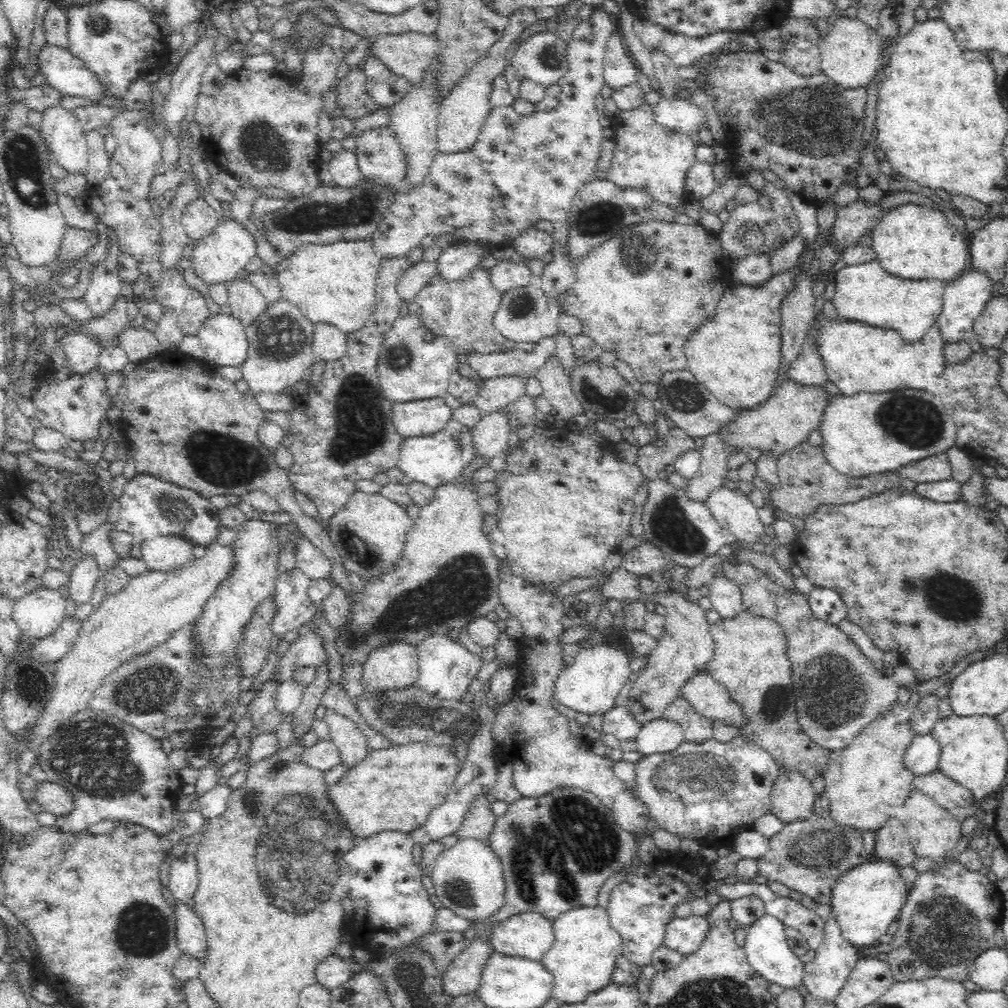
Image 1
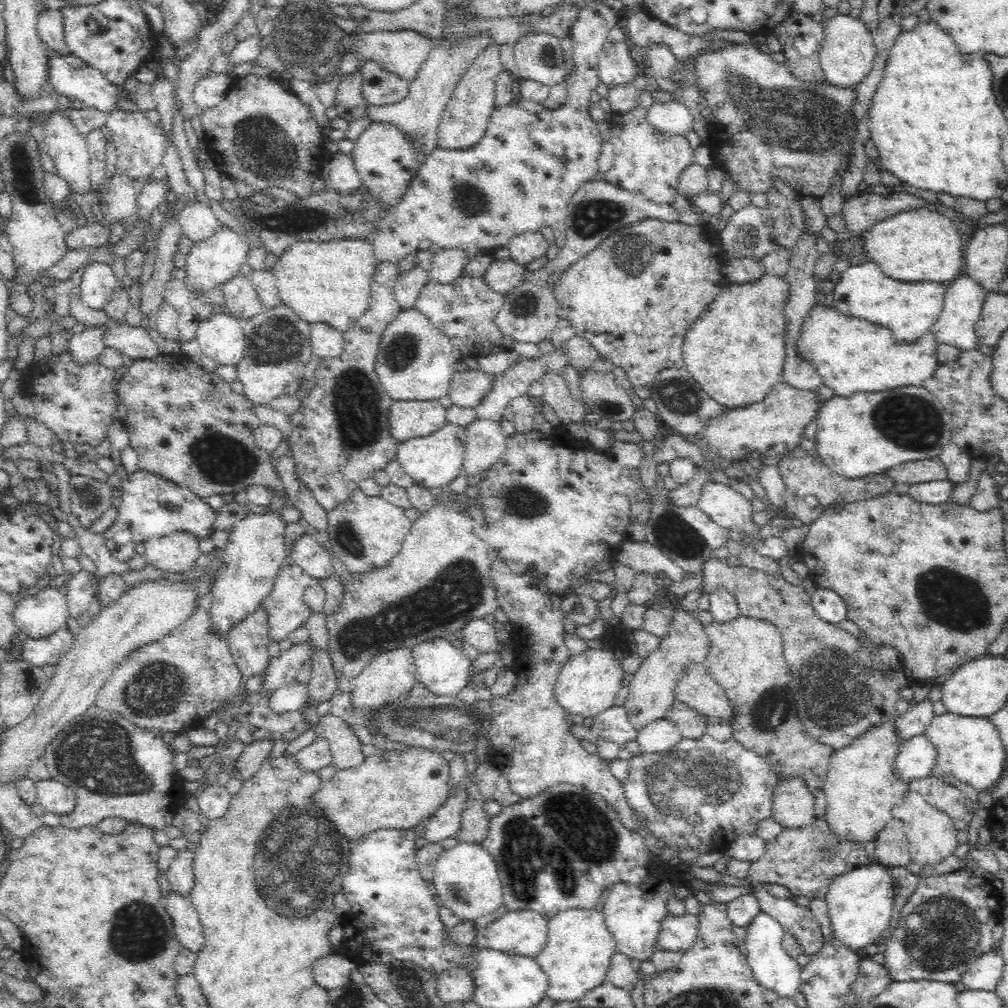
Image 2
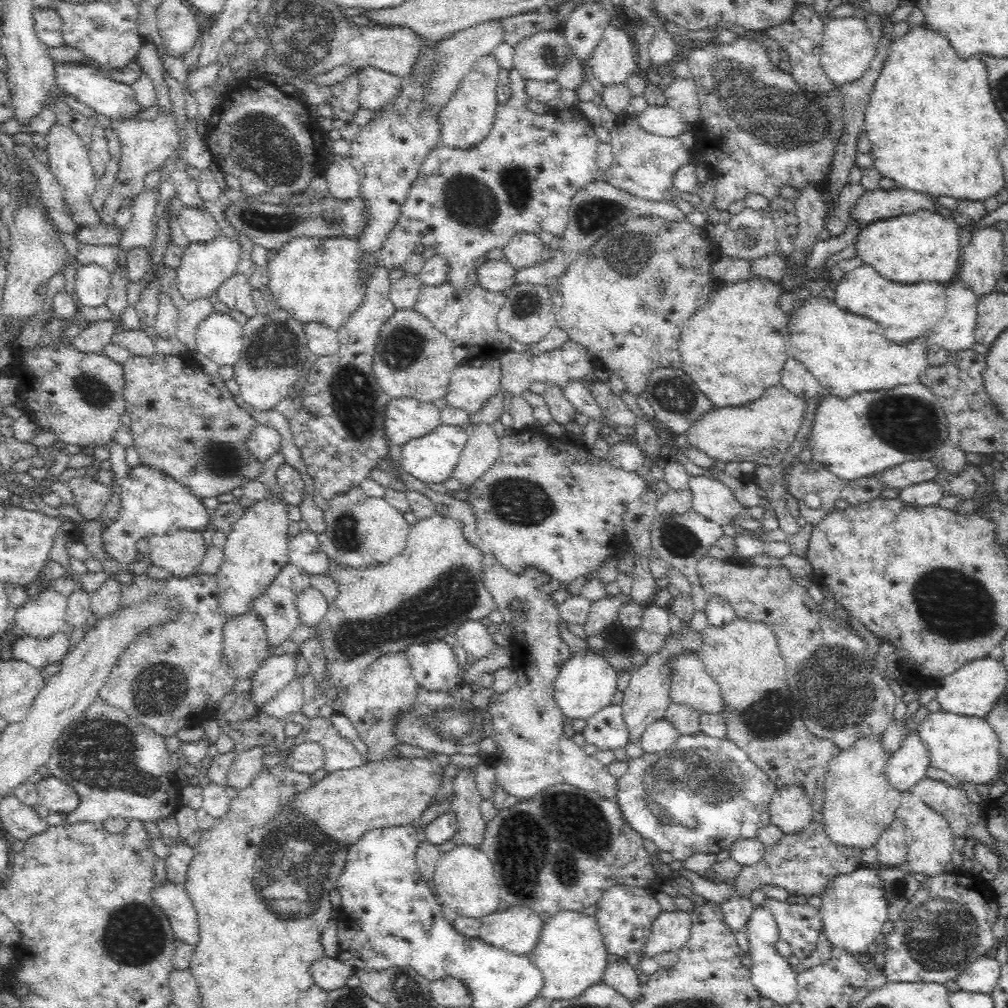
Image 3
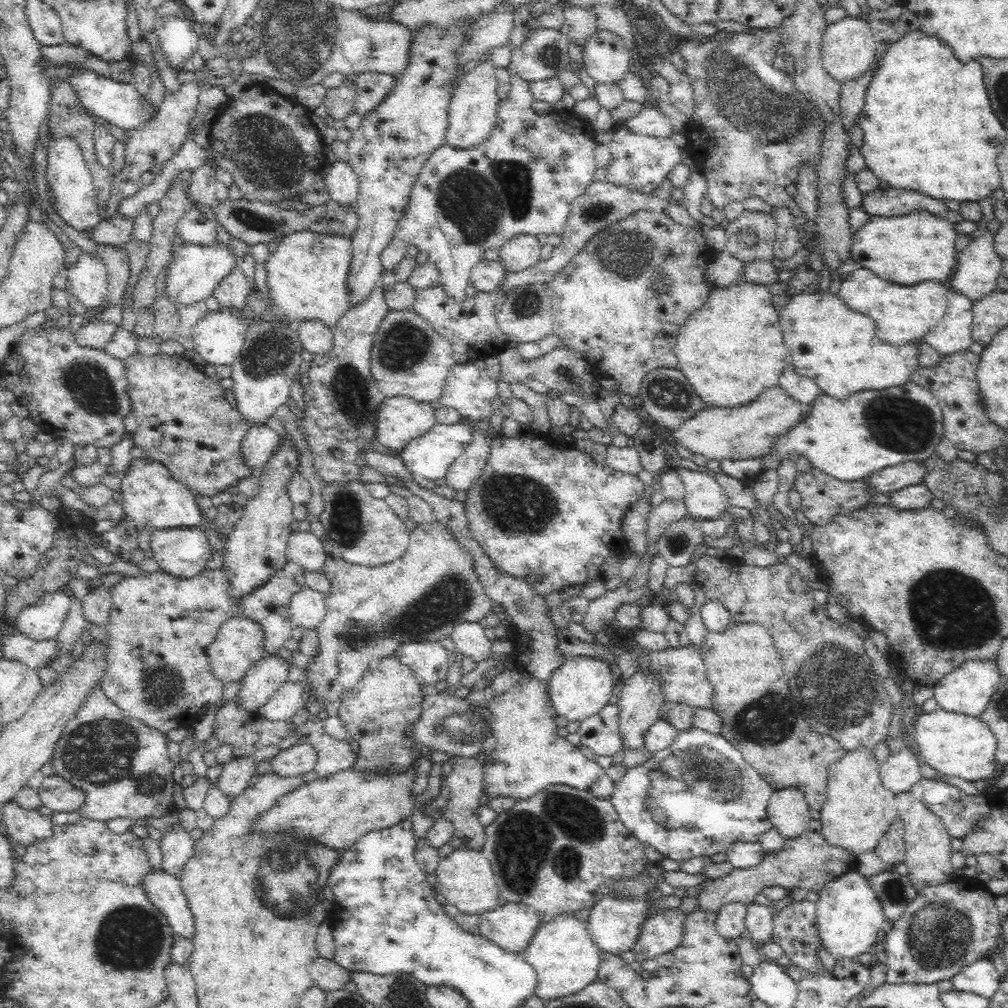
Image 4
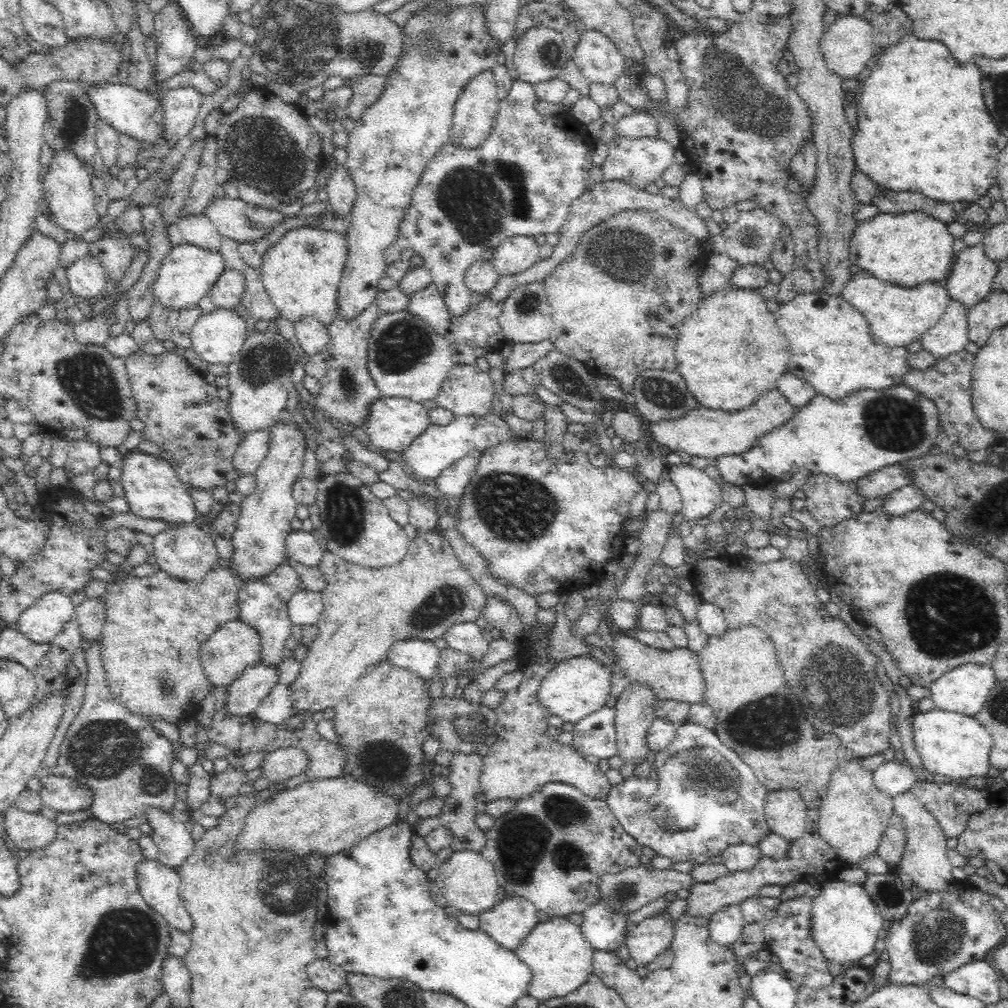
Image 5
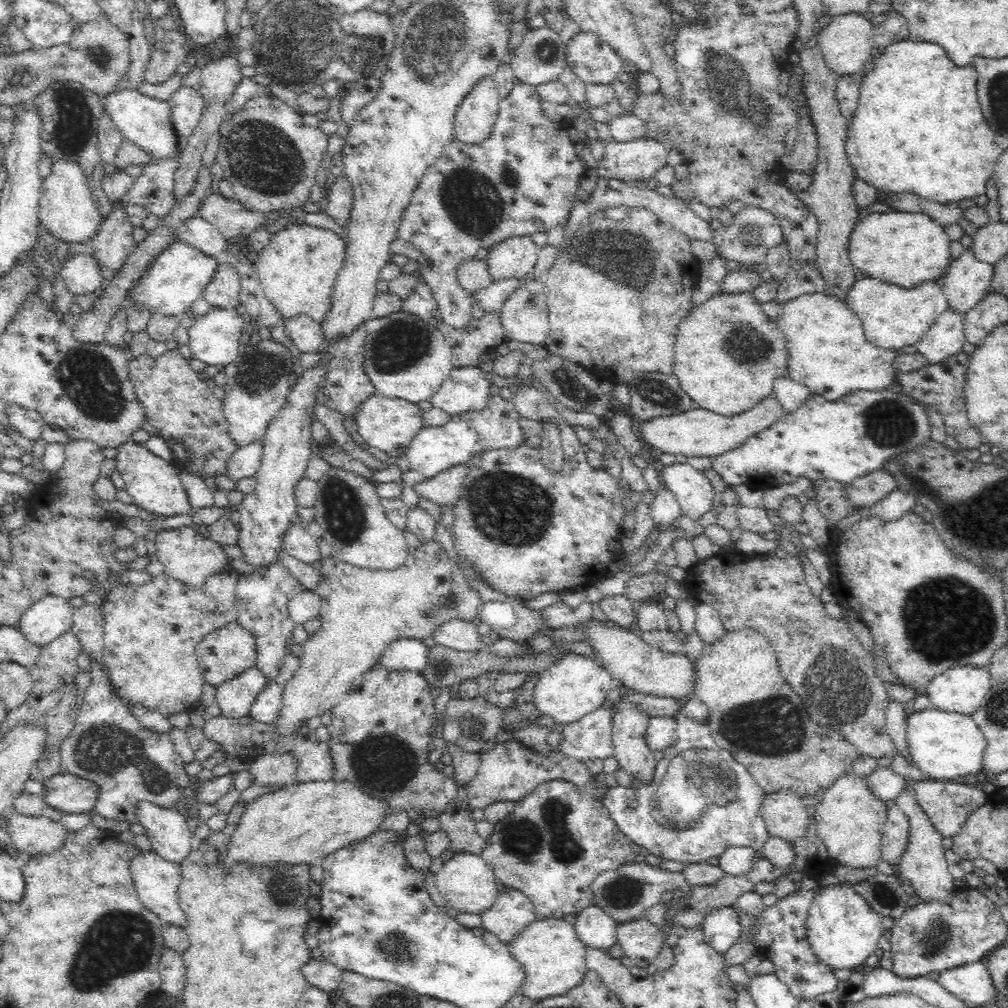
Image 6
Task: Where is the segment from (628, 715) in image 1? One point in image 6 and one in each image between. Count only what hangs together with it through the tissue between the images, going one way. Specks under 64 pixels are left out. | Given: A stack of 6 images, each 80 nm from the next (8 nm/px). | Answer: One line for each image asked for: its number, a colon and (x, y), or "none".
2: (613, 725)
3: (606, 729)
4: (601, 733)
5: (595, 735)
6: (589, 737)

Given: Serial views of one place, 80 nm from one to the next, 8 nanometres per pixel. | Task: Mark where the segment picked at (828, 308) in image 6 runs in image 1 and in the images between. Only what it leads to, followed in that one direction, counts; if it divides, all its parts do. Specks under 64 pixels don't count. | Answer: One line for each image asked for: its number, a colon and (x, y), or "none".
1: (858, 358)
2: (851, 355)
3: (848, 354)
4: (838, 348)
5: (830, 343)

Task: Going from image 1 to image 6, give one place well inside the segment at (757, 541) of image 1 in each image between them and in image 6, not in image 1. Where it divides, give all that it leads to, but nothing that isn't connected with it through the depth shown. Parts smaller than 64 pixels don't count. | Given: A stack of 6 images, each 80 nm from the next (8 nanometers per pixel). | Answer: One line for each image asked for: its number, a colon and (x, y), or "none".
2: (731, 510)
3: (712, 499)
4: (705, 498)
5: (700, 495)
6: (694, 492)

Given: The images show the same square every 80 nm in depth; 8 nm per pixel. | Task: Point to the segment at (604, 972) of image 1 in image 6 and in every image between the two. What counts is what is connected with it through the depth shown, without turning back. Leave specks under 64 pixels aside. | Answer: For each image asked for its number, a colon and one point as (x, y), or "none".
2: (580, 947)
3: (572, 954)
4: (565, 956)
5: (560, 958)
6: (554, 957)

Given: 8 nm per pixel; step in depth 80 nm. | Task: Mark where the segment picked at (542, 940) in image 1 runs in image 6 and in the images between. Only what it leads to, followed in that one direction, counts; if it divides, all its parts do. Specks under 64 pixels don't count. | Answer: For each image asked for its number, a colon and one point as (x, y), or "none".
2: (525, 933)
3: (517, 929)
4: (511, 926)
5: (509, 922)
6: (512, 913)

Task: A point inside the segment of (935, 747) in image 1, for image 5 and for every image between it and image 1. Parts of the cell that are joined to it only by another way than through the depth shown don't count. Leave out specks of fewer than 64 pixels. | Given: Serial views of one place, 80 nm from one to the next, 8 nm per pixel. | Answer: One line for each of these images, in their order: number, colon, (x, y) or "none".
2: (917, 759)
3: (908, 765)
4: (899, 772)
5: (896, 777)

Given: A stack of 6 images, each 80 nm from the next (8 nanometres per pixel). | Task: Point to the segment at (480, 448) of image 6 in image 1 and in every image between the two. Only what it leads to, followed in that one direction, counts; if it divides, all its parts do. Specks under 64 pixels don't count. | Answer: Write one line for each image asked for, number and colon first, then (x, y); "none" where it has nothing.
1: (434, 459)
2: (433, 461)
3: (431, 460)
4: (431, 455)
5: (438, 447)

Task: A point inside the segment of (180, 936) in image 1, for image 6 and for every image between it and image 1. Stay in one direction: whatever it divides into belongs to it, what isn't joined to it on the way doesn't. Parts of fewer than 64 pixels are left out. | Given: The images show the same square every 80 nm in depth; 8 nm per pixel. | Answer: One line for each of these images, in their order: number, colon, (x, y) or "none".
2: (187, 928)
3: (173, 900)
4: (164, 890)
5: (160, 886)
6: (157, 882)

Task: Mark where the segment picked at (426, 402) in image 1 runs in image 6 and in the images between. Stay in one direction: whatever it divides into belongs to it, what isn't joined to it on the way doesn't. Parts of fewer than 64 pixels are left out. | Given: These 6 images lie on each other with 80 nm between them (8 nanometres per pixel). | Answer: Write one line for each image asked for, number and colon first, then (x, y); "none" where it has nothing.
2: (408, 419)
3: (406, 419)
4: (400, 419)
5: (394, 423)
6: (385, 425)

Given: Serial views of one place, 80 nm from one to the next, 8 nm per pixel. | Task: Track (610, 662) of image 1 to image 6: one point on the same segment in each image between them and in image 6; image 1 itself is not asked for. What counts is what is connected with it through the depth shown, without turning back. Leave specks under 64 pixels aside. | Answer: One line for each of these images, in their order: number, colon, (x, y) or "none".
2: (587, 684)
3: (586, 683)
4: (579, 688)
5: (574, 688)
6: (576, 685)

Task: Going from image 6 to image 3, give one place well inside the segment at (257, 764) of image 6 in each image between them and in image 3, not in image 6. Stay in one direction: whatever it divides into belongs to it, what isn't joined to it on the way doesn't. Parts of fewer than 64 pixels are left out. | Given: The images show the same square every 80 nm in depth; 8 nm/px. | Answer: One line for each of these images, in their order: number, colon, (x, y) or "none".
3: (308, 756)
4: (300, 759)
5: (281, 764)

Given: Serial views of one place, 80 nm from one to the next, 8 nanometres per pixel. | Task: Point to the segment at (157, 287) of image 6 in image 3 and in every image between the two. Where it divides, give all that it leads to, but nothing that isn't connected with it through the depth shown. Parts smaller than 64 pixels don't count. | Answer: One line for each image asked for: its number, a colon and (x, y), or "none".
3: (204, 266)
4: (194, 271)
5: (189, 272)

